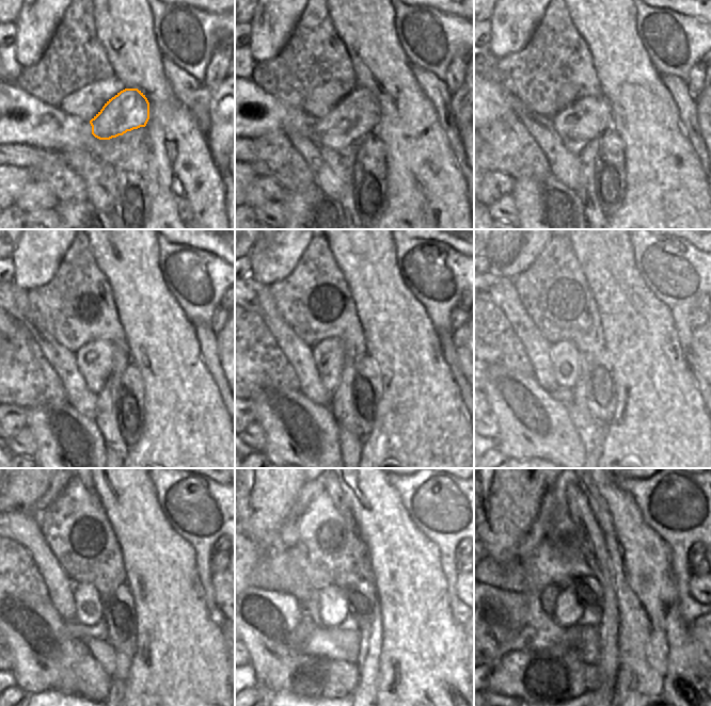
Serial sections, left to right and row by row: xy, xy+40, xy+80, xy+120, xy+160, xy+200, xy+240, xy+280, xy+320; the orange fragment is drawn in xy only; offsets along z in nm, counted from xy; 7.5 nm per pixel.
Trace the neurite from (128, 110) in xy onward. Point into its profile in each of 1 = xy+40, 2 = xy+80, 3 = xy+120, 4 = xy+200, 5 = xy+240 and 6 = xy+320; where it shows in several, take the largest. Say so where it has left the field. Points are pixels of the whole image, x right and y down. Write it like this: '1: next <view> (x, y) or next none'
1: next xy+40 (358, 114)
2: next xy+80 (586, 118)
3: next xy+120 (94, 359)
4: next xy+200 (564, 355)
5: next xy+240 (88, 604)
6: next xy+320 (568, 611)

